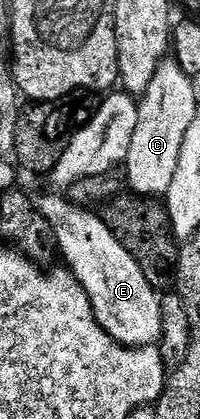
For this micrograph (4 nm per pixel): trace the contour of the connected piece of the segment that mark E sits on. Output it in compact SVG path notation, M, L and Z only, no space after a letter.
M54 191L39 198L38 204L39 211L52 226L55 246L61 258L63 255L63 262L89 295L97 323L125 347L157 344L162 334L162 300L159 292L154 290L148 277L144 277L140 265L116 240L101 216Z

